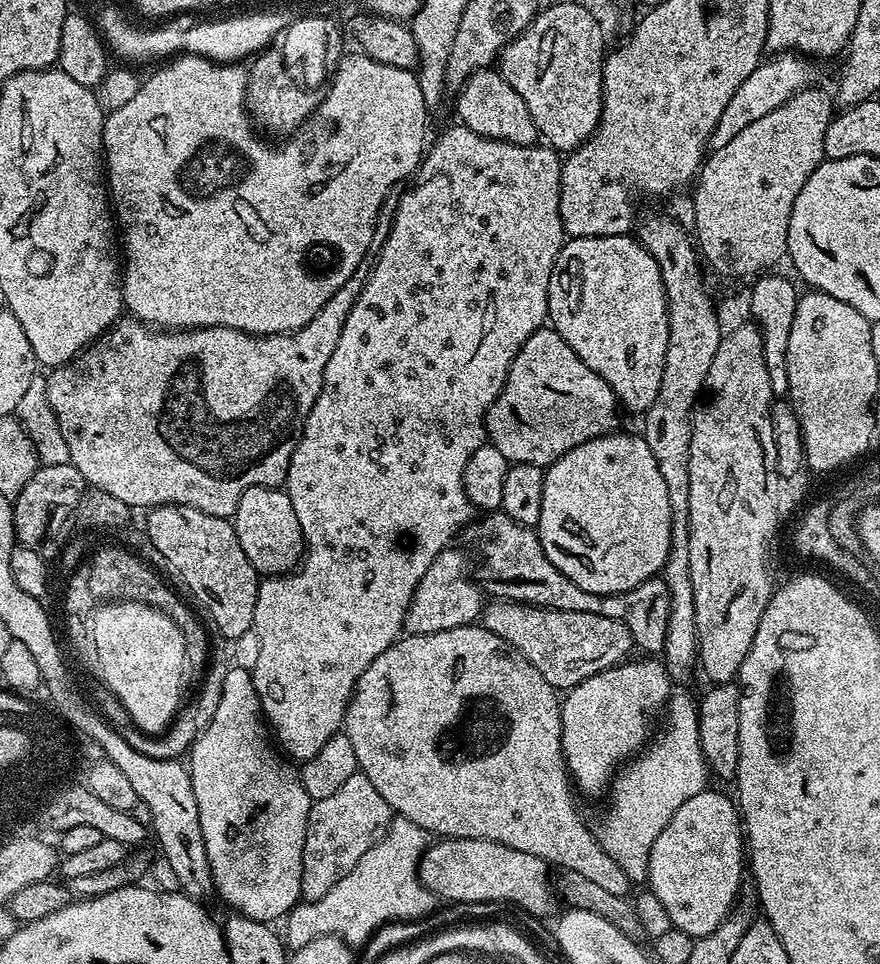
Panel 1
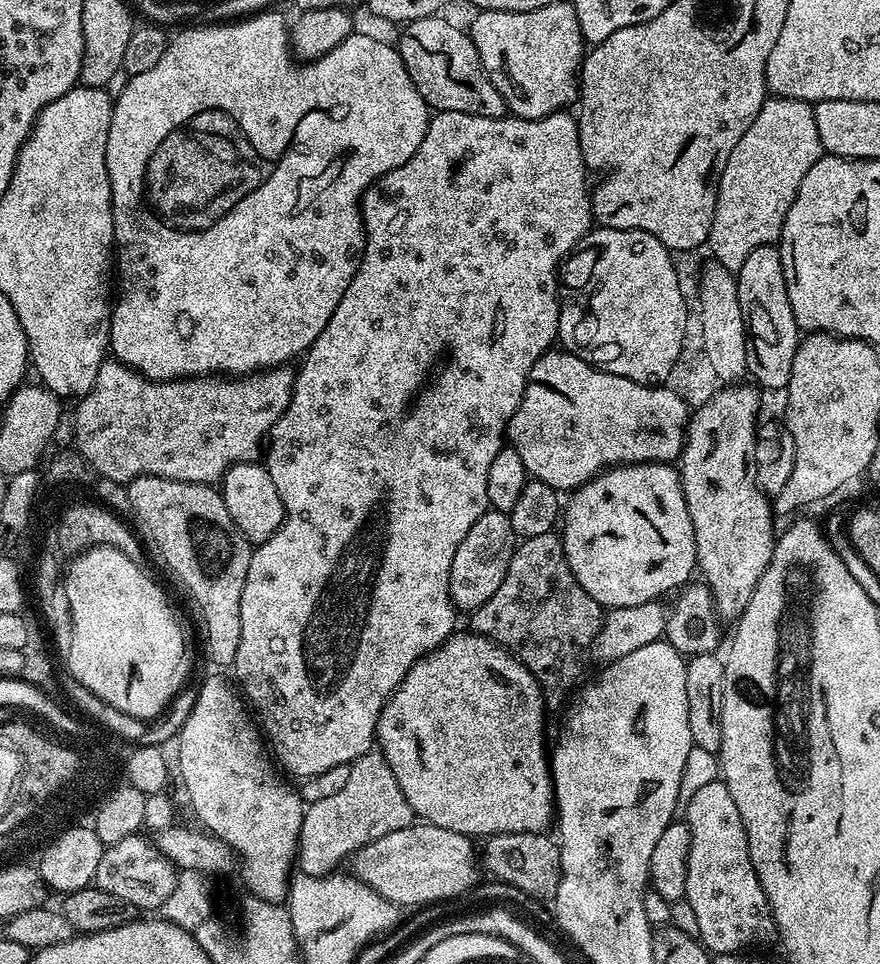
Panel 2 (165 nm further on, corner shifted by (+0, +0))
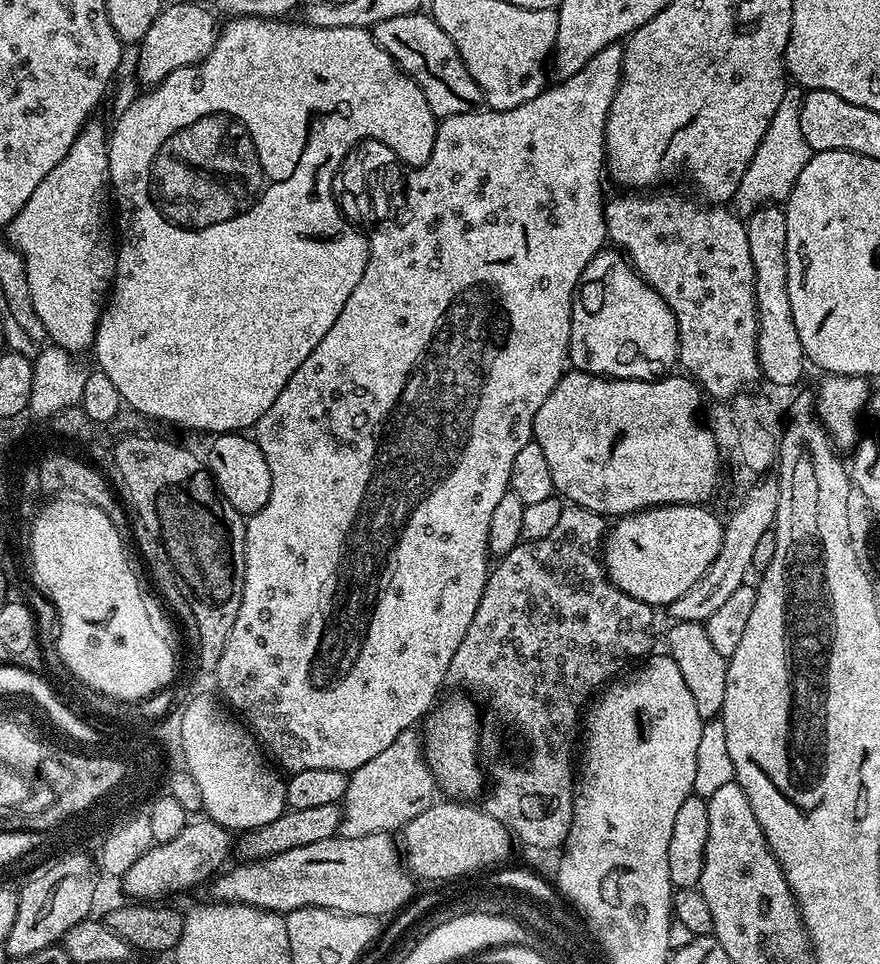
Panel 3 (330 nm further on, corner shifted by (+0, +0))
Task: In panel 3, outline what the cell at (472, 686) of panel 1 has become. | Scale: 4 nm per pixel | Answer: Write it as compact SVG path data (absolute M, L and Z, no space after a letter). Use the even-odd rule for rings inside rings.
M445 695L439 701L438 706L433 707L432 711L422 721L422 729L424 728L424 732L422 731L424 760L428 764L428 769L432 771L437 789L443 795L445 792L448 795L445 797L449 801L472 802L475 801L475 796L478 795L477 797L479 797L486 788L486 773L478 763L482 716L471 695L448 695L452 696L446 697L447 695Z

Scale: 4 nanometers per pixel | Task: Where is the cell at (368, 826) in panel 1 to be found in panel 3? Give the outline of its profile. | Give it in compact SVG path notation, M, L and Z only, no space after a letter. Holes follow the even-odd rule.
M412 730L403 732L382 750L382 754L370 758L366 766L358 766L349 775L342 801L339 835L362 838L379 832L399 833L433 804L437 796L436 780L424 760L421 737Z

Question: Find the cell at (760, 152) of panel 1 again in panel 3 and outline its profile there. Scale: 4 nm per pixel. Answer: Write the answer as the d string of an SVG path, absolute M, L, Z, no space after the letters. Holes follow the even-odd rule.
M799 86L785 87L782 103L778 105L774 118L770 118L770 126L766 126L766 134L762 134L762 142L758 142L758 150L754 150L754 158L750 158L746 166L746 174L742 174L742 182L738 182L734 197L737 213L751 214L756 208L787 201L794 182L798 182L798 174L802 174L806 162L810 162L813 151L802 135L804 93L805 89Z

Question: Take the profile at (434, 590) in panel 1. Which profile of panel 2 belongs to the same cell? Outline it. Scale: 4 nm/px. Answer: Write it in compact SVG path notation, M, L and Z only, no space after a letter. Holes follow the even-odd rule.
M489 510L470 526L470 534L462 538L452 563L450 591L452 602L461 613L471 614L494 598L498 586L502 586L502 578L506 578L506 570L510 570L510 558L516 553L517 543L509 513Z

